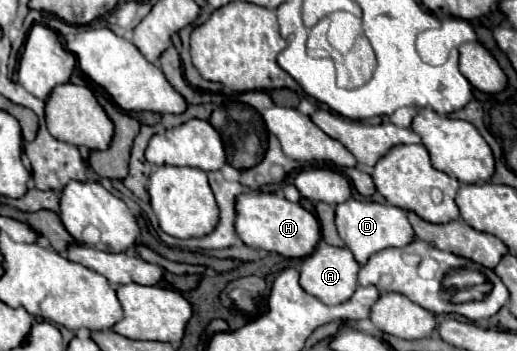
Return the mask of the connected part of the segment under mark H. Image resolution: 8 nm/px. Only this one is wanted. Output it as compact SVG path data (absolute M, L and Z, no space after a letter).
M247 191L235 197L235 233L245 245L263 251L277 251L283 257L305 257L313 253L321 237L315 215L311 215L299 203L291 203L285 197L261 191Z

